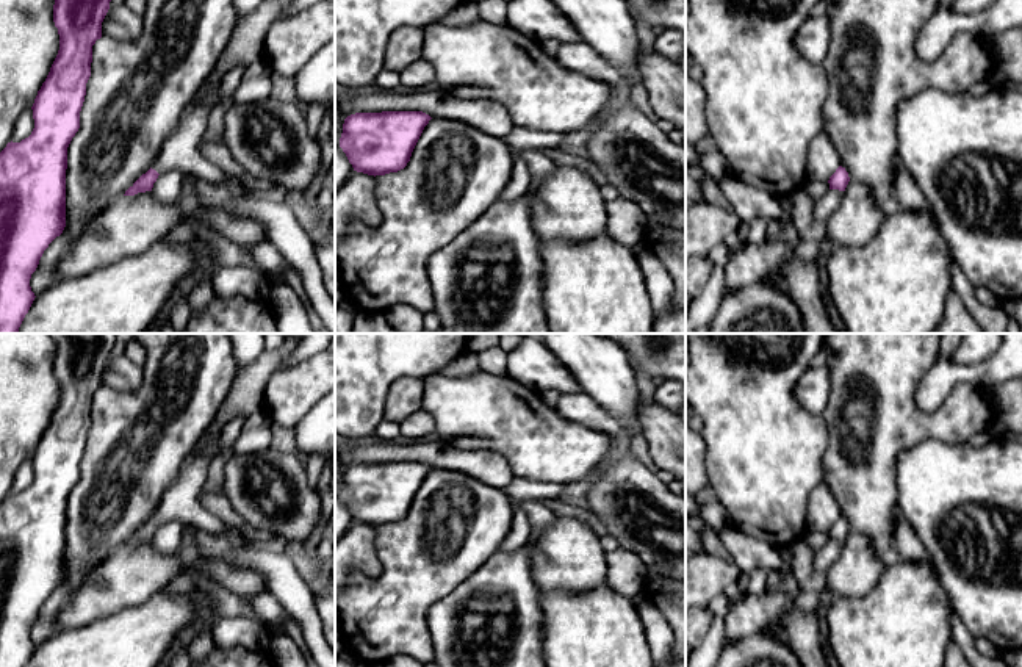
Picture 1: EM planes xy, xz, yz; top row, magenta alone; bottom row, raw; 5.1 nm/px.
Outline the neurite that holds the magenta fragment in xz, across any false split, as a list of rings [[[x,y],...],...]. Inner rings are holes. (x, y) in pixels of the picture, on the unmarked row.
[[[423,462],[355,463],[344,470],[340,498],[357,523],[398,523],[410,512],[430,470]]]

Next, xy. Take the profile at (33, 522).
[[[50,334],[55,341],[53,373],[59,385],[59,401],[34,454],[34,479],[20,493],[8,493],[0,503],[0,667],[25,667],[34,651],[31,625],[49,595],[66,578],[67,498],[80,479],[80,462],[91,427],[92,396],[102,388],[102,373],[110,360],[116,334]]]

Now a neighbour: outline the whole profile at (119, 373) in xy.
[[[125,355],[110,359],[102,373],[102,388],[133,391],[141,387],[142,366],[135,365]]]

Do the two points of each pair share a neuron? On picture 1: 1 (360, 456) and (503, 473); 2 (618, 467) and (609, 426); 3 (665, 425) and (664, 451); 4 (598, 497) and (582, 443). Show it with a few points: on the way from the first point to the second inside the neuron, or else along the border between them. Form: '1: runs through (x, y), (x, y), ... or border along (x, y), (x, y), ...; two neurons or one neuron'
1: runs through (396, 453), (429, 453), (467, 462); one neuron
2: border along (612, 439), (626, 443); two neurons
3: runs through (665, 431), (665, 445); one neuron
4: border along (612, 447), (612, 454), (589, 481); two neurons

